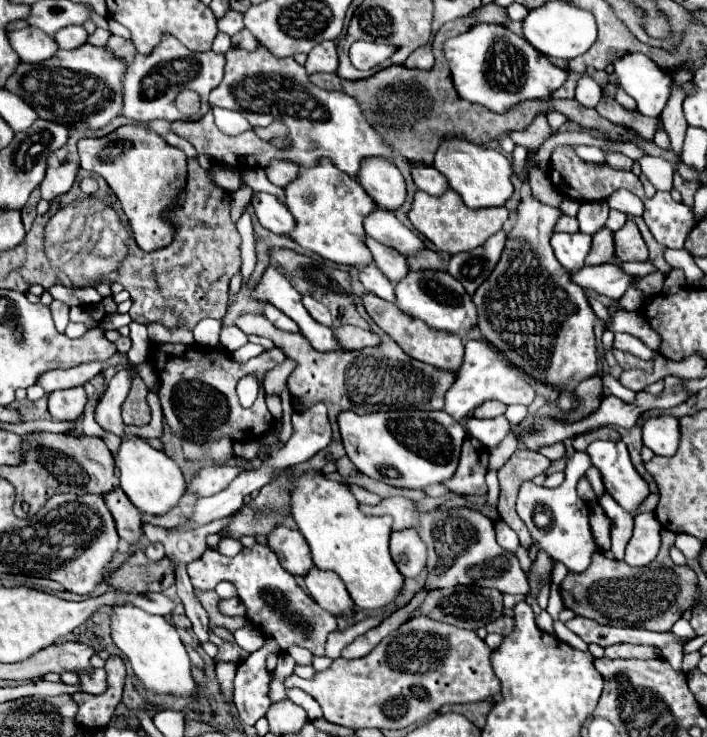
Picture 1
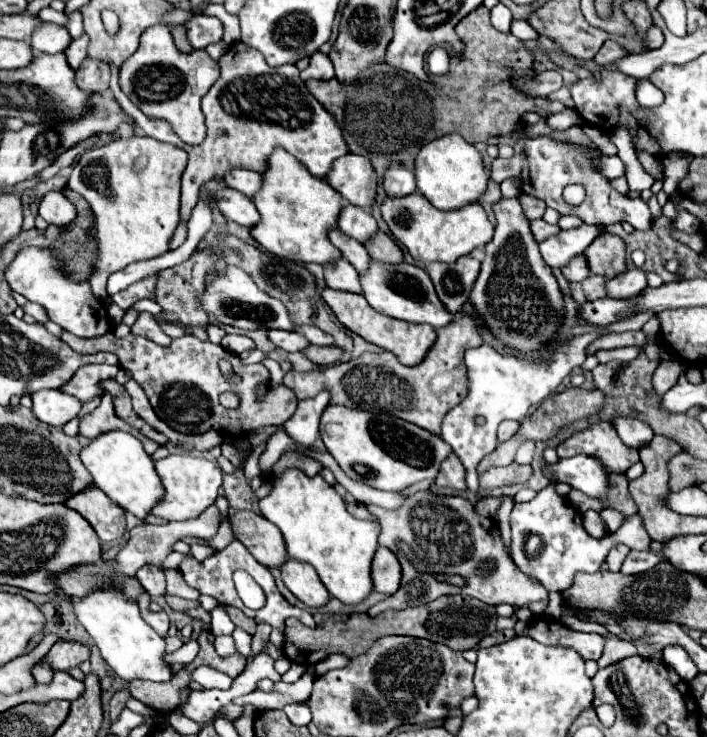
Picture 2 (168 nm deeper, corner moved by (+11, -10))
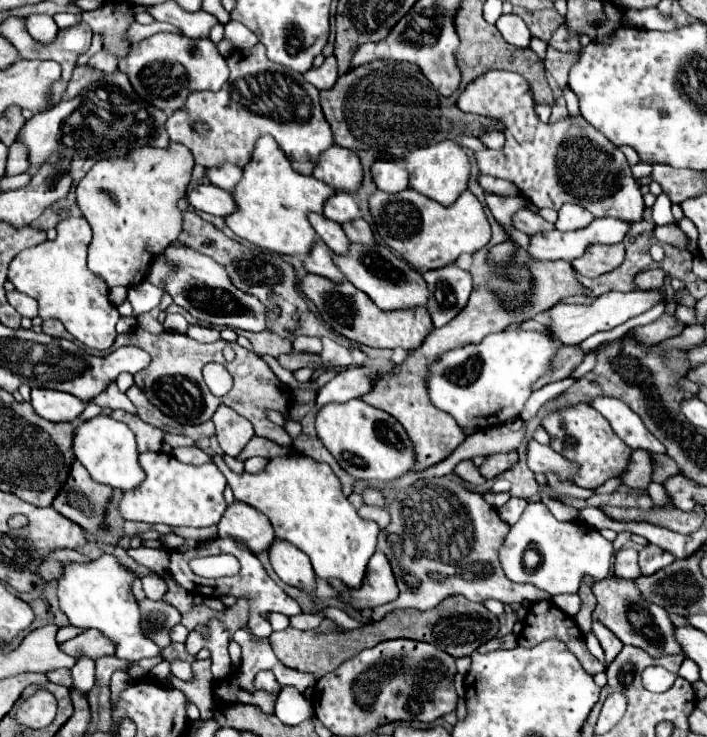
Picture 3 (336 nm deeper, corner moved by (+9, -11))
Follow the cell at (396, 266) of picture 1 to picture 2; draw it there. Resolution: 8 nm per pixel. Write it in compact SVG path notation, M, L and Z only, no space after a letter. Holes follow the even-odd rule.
M332 230L328 234L328 238L332 240L332 244L346 256L346 260L358 270L358 274L364 274L364 270L368 270L368 262L370 262L370 254L364 248L364 244L360 244L354 238L348 238L344 232L340 230Z

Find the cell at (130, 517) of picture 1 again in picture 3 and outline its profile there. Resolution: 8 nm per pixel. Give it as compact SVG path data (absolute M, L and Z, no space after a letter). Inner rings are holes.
M74 461L70 467L70 475L66 479L66 487L62 487L62 491L56 495L52 507L60 515L78 523L82 529L98 533L104 525L102 515L110 499L110 493L110 487L94 483L88 471L82 469L78 461Z

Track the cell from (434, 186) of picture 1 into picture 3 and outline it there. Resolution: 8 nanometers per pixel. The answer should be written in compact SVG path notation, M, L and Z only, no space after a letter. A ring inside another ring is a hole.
M376 159L370 171L372 171L372 179L376 187L386 193L398 193L408 187L408 173L400 163Z

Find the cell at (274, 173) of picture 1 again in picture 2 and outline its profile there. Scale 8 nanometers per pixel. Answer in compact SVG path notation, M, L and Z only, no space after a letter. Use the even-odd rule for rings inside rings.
M230 170L224 176L224 182L228 188L234 188L252 198L252 194L256 194L256 190L260 190L262 174L252 172L252 170Z

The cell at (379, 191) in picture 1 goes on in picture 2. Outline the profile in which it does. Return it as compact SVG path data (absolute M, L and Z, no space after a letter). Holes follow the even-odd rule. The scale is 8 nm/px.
M358 154L342 156L334 162L332 170L326 176L326 182L346 198L346 202L370 208L376 204L378 178L372 168L372 162Z

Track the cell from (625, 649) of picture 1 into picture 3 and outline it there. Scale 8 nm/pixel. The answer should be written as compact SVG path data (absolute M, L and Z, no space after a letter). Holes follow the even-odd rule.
M592 623L592 633L596 635L596 639L600 641L600 645L606 653L606 663L612 663L614 655L618 655L618 651L622 649L620 639L608 627L602 627L602 623Z

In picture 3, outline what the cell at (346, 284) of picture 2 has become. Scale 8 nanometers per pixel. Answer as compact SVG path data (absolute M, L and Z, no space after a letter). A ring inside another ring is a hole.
M320 239L314 241L314 247L310 249L310 255L306 255L304 269L308 273L324 275L324 277L334 279L334 281L342 281L344 279L344 275L340 273L340 269L332 263L332 251Z

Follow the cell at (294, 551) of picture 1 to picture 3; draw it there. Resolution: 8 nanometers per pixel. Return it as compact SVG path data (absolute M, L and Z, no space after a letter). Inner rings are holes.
M242 501L228 505L218 523L218 535L242 541L252 553L268 551L276 537L268 517Z

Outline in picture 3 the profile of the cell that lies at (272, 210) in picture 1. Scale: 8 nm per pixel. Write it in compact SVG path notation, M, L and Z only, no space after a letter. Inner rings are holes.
M198 185L188 193L188 203L204 213L212 215L230 215L236 209L236 203L230 193L216 185Z

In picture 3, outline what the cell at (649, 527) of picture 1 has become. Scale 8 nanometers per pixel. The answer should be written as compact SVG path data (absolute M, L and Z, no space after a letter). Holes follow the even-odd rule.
M646 545L642 551L640 551L640 569L642 569L642 575L652 575L656 571L660 571L660 567L668 567L670 563L674 563L676 557L660 547L654 547L654 545Z

